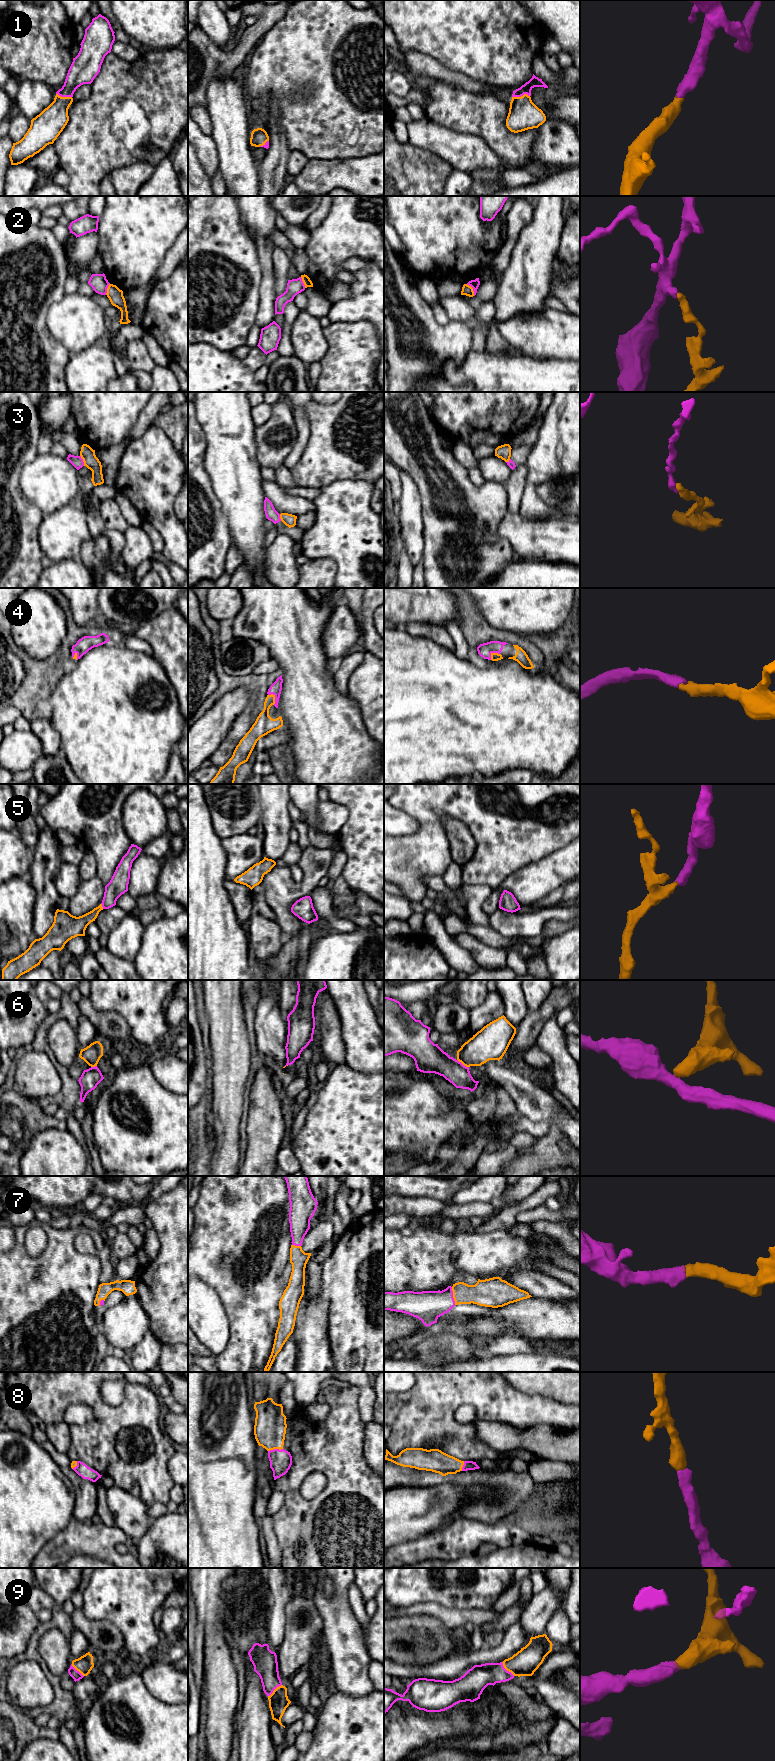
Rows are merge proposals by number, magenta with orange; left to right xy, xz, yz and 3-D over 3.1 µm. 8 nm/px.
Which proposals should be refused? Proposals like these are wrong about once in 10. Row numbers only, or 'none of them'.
2, 3, 6

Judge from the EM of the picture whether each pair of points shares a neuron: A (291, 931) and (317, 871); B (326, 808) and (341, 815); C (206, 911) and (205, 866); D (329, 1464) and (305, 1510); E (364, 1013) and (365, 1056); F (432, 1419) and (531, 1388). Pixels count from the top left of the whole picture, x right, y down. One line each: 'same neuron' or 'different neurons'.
A: same neuron
B: same neuron
C: same neuron
D: same neuron
E: same neuron
F: different neurons

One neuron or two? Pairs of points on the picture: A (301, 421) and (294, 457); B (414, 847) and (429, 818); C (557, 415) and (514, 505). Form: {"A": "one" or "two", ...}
{"A": "one", "B": "one", "C": "two"}

